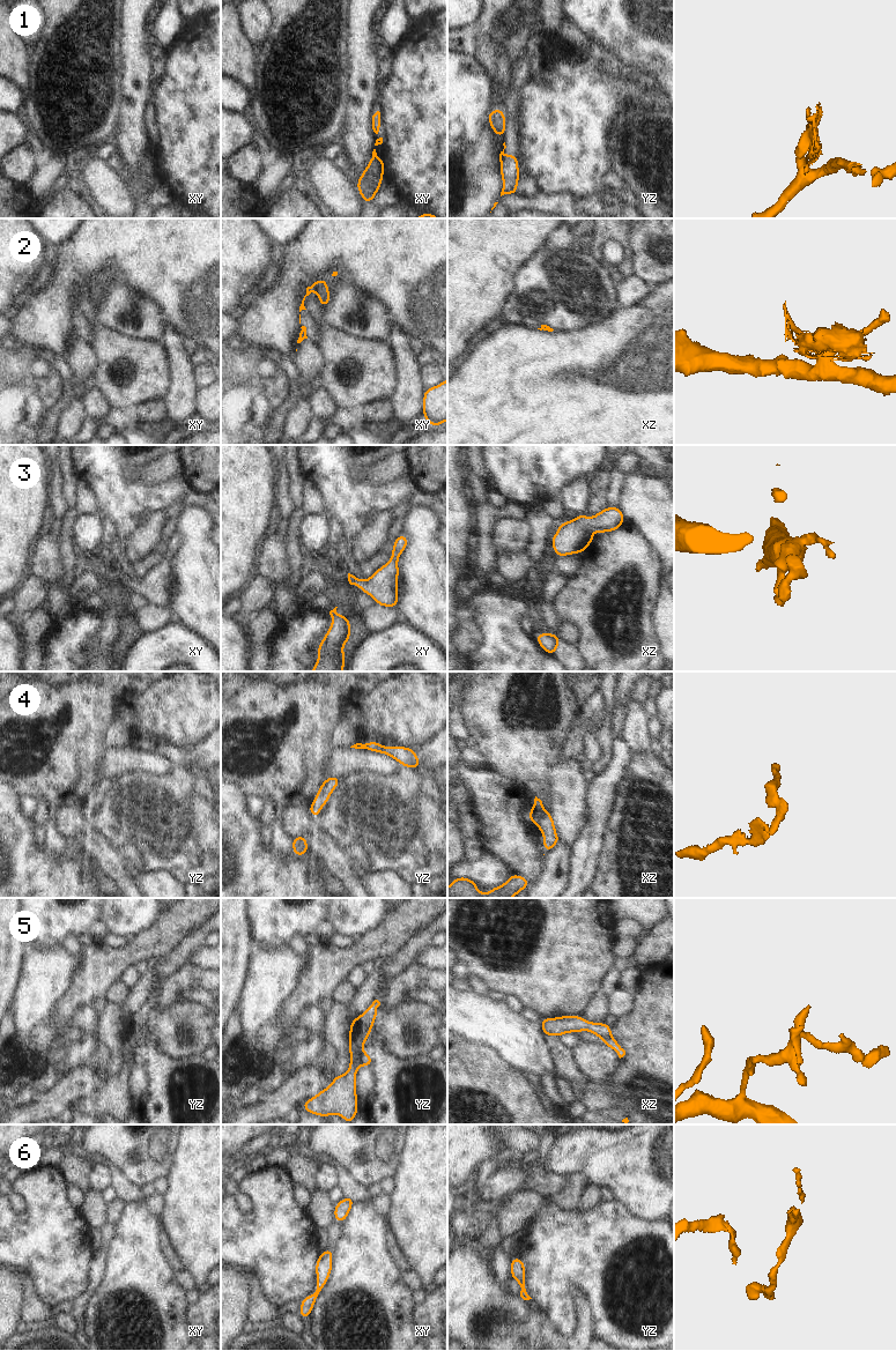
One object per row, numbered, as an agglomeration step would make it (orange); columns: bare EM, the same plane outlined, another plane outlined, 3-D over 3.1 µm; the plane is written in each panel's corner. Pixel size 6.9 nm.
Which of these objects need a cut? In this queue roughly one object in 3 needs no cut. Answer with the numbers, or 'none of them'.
1, 2, 4, 5

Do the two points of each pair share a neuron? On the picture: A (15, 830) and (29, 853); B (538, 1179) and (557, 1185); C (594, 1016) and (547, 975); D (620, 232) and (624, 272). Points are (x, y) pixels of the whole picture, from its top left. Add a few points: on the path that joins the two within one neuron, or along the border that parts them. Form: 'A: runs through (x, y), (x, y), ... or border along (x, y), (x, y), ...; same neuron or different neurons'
A: runs through (15, 836), (15, 839), (23, 847); same neuron
B: runs through (542, 1182), (553, 1184); same neuron
C: border along (599, 991), (580, 1015); different neurons
D: runs through (624, 242), (627, 262); same neuron

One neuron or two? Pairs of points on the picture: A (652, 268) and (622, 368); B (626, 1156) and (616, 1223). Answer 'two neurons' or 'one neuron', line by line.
A: two neurons
B: two neurons

